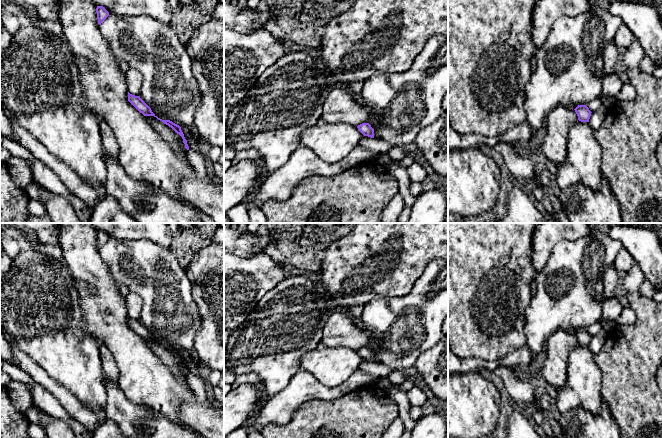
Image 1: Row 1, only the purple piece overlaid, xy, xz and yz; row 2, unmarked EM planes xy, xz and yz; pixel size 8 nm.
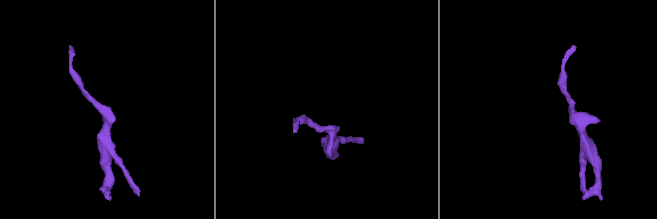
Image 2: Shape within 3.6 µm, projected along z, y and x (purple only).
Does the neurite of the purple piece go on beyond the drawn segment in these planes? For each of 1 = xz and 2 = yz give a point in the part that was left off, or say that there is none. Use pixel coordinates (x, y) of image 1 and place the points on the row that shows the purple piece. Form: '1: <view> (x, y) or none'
1: none
2: none

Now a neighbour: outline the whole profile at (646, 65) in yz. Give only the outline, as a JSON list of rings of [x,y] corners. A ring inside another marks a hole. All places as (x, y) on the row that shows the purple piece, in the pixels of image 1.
[[[644,57],[639,65],[639,68],[647,74],[653,74],[656,67],[653,65],[653,62],[650,58]]]

